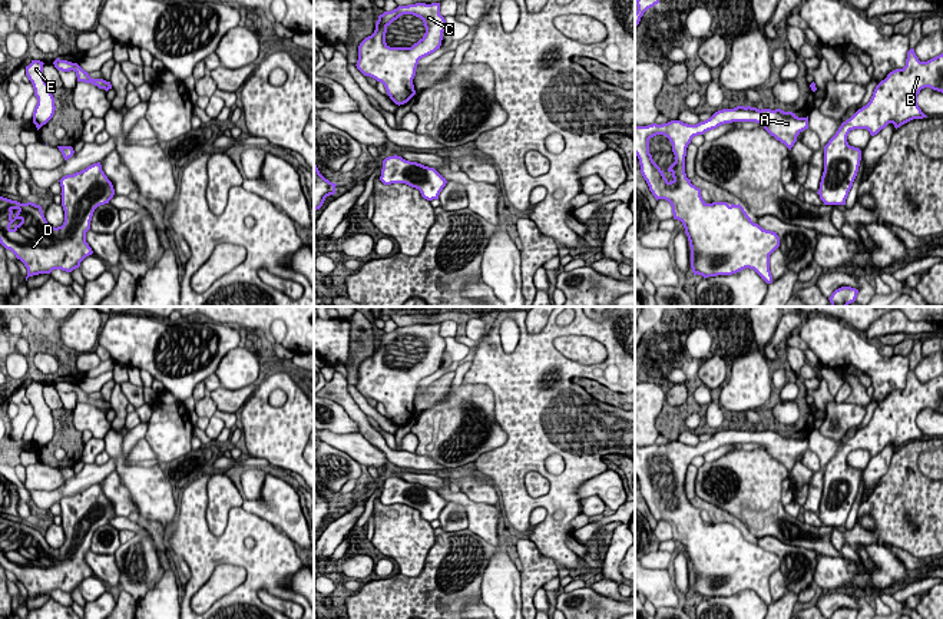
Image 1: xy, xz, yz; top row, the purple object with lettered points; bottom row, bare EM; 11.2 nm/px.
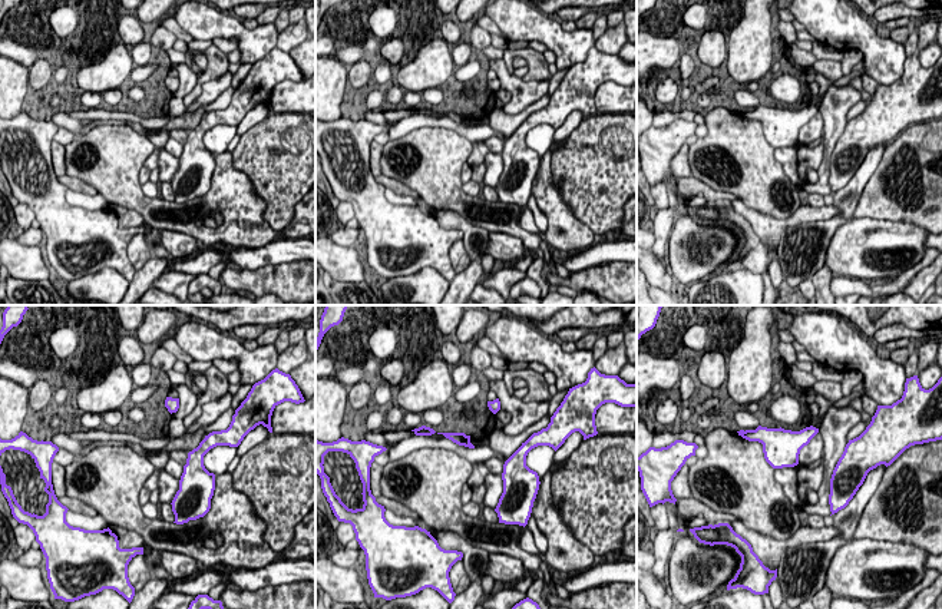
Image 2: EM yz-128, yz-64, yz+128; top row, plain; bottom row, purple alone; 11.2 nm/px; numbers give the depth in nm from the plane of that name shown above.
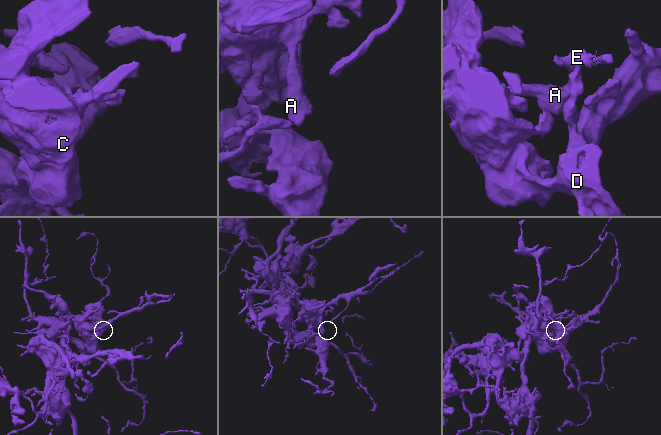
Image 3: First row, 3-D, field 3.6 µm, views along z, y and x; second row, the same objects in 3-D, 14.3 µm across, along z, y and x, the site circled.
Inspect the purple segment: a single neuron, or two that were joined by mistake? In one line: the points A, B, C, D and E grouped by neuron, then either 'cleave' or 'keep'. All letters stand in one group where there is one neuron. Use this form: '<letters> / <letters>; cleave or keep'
A B C D / E; cleave

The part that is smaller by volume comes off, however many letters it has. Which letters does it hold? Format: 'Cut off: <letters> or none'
Cut off: E

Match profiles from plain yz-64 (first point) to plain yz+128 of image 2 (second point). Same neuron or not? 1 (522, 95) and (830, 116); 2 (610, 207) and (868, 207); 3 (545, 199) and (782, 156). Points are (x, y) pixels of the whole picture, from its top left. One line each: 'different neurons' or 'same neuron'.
1: same neuron
2: same neuron
3: different neurons

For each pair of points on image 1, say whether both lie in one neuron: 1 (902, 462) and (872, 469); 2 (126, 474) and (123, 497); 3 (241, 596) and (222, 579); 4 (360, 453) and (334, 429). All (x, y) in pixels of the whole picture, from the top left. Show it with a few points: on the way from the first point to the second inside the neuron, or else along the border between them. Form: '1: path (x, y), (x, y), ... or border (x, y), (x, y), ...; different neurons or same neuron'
1: border (896, 450), (887, 472), (870, 493); different neurons
2: border (115, 470), (139, 512); different neurons
3: border (231, 591), (212, 603); different neurons
4: path (354, 447), (340, 433); same neuron

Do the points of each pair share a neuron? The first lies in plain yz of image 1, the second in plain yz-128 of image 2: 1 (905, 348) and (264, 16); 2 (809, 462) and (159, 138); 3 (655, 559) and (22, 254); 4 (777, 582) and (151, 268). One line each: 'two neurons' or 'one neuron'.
1: one neuron
2: two neurons
3: two neurons
4: two neurons

